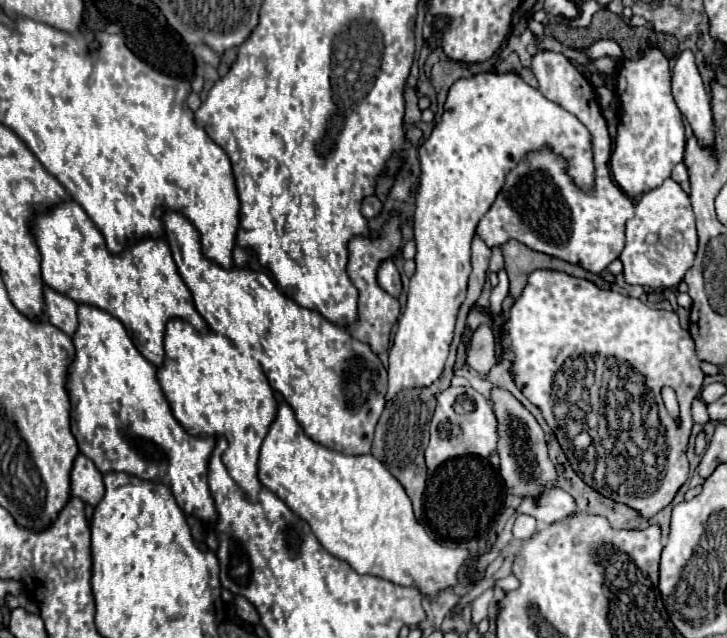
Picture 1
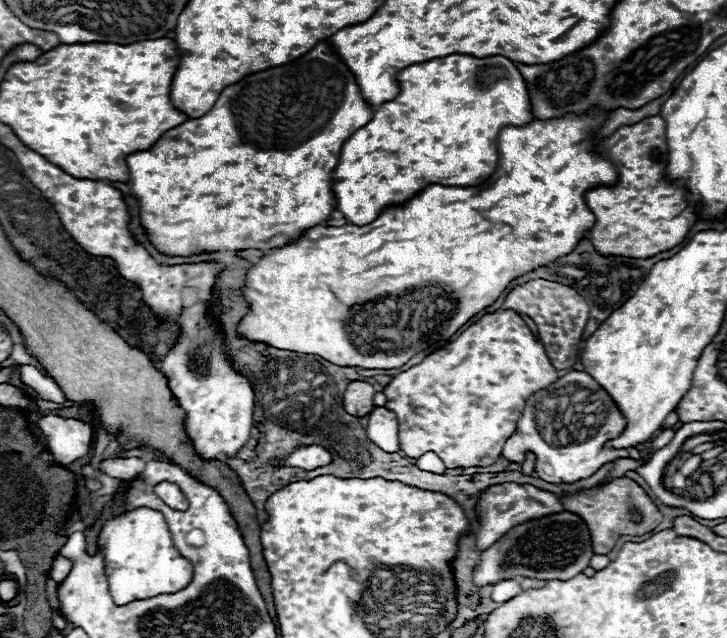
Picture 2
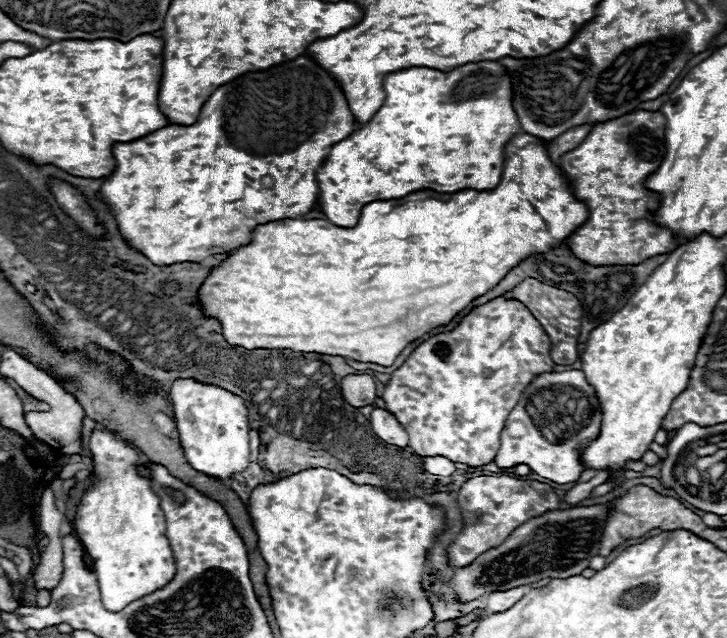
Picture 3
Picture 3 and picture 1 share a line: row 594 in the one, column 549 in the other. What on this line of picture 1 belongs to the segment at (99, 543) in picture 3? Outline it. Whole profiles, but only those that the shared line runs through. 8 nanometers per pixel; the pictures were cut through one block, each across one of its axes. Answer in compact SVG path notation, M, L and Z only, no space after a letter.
M486 72L468 80L458 80L448 92L442 122L434 126L430 138L420 146L420 178L412 190L416 200L414 212L414 236L416 236L416 274L410 278L406 310L398 320L394 344L388 358L388 392L386 402L398 396L406 388L426 388L438 380L448 358L450 342L454 336L456 314L466 296L466 284L471 273L471 243L480 218L496 200L496 194L504 186L506 174L528 154L542 146L550 146L554 152L568 160L568 172L582 190L592 190L594 164L590 152L590 134L586 126L546 100L536 88L530 88L518 74Z

